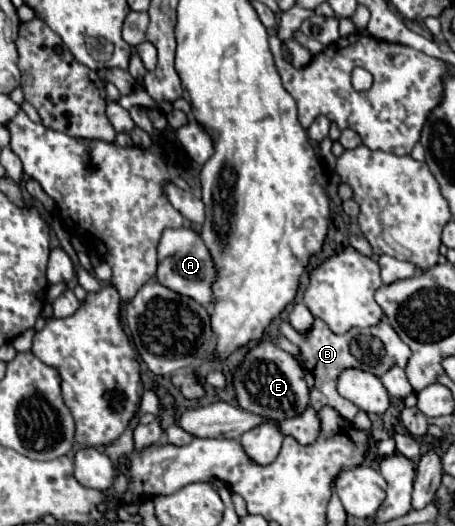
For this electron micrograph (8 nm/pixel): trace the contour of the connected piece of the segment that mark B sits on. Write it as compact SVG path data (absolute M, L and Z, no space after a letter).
M320 318L314 320L314 324L308 332L298 332L288 320L284 320L280 324L280 334L286 336L290 342L294 342L300 348L296 360L304 370L306 382L310 384L310 404L316 410L320 410L324 406L332 406L346 422L352 422L360 408L338 394L338 390L336 390L338 374L344 368L362 368L366 372L382 376L392 366L402 366L404 368L408 358L412 356L412 350L400 340L400 336L388 324L386 318L380 320L376 326L352 328L346 334L334 334Z

